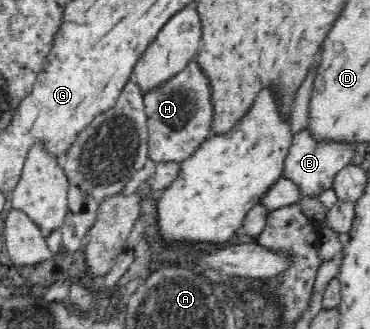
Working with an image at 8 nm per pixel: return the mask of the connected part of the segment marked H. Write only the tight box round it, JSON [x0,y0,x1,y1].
[143,56,212,163]

